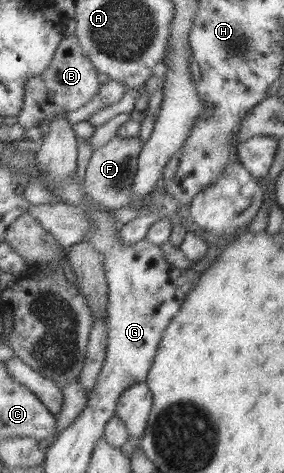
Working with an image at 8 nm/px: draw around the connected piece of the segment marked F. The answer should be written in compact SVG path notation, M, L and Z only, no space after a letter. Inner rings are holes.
M138 136L133 138L114 137L101 149L93 151L86 166L81 189L93 200L108 208L119 209L130 201L133 175L137 170L137 157L142 143Z

